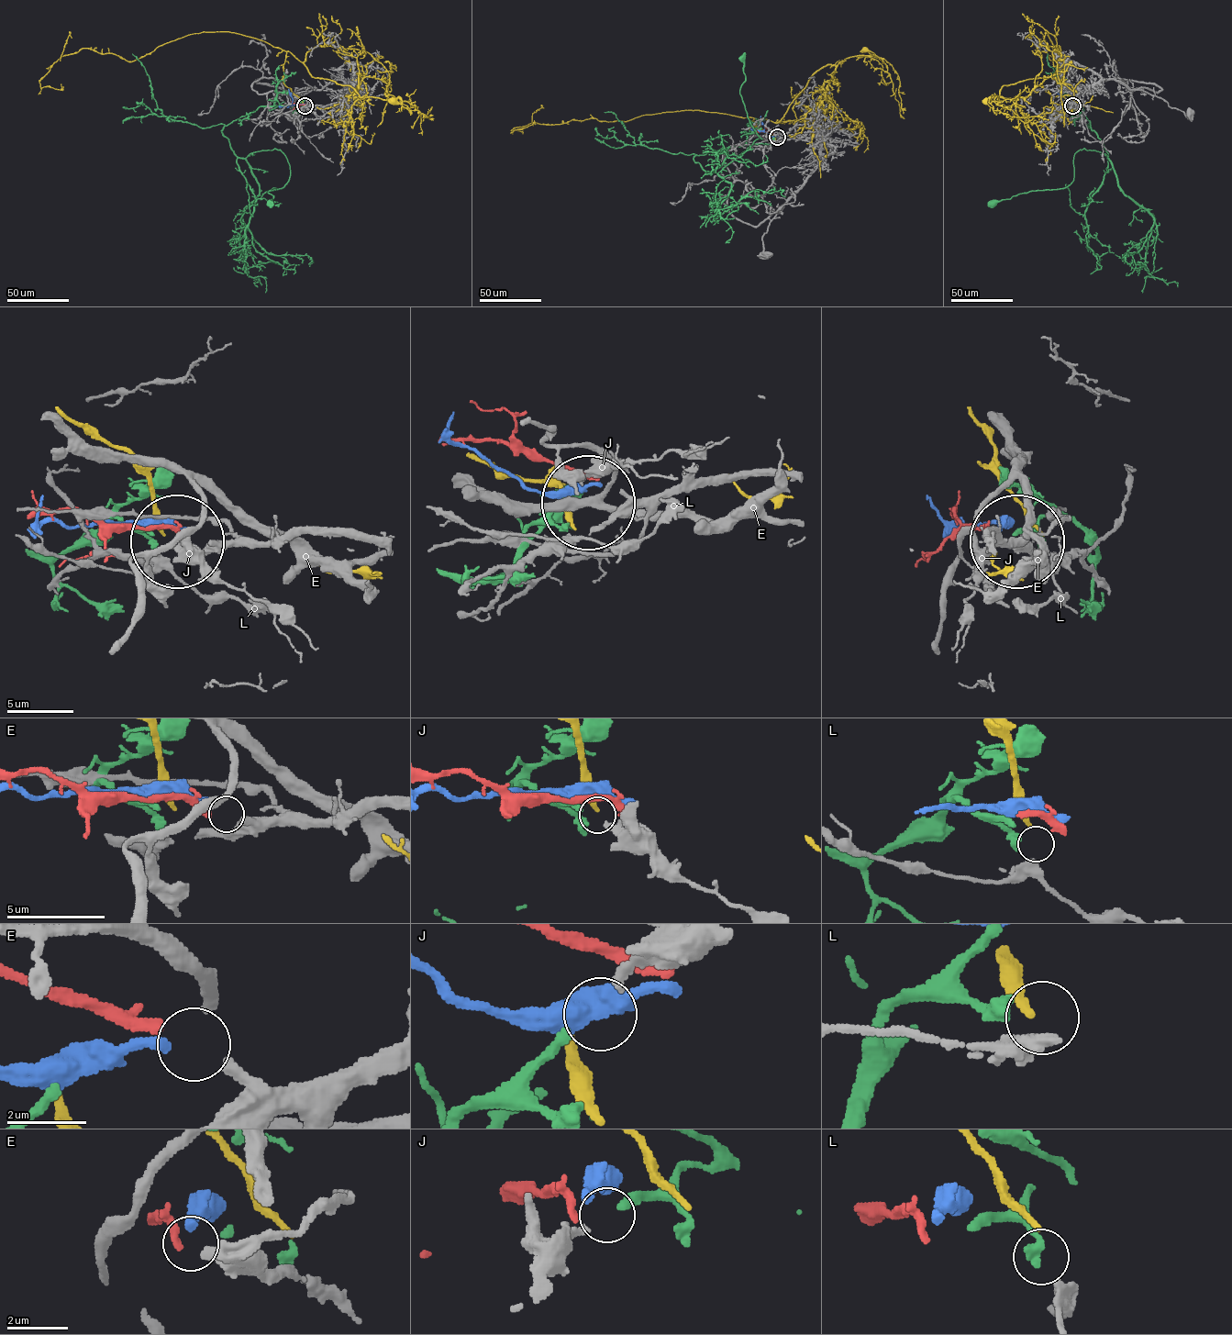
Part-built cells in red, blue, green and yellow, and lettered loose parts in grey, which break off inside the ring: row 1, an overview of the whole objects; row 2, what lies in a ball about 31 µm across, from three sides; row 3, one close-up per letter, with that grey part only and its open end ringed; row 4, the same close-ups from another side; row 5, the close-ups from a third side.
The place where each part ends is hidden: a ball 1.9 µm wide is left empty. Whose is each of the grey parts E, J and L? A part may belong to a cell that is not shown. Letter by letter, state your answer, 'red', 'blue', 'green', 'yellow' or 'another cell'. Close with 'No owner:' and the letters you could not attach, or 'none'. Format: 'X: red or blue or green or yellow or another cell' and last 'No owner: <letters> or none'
E: red
J: green
L: yellow
No owner: none

